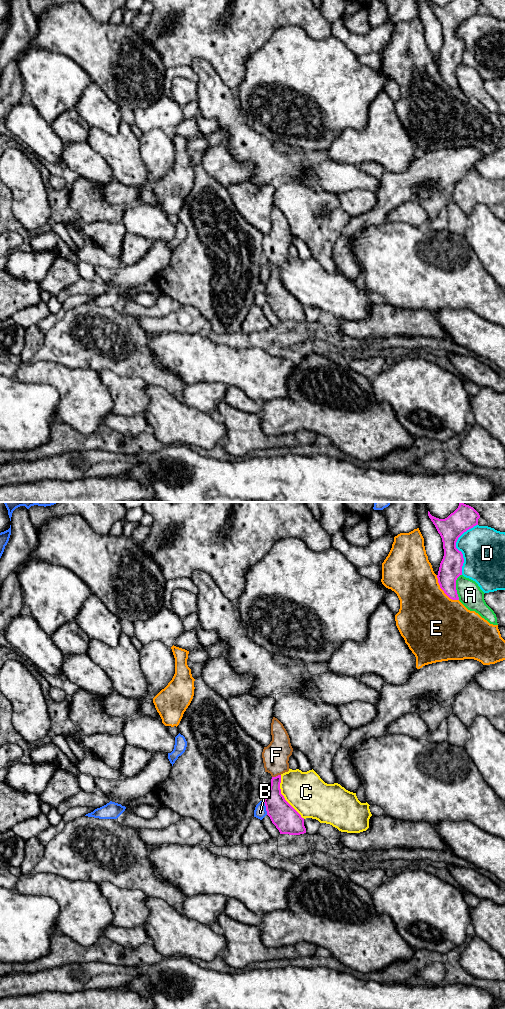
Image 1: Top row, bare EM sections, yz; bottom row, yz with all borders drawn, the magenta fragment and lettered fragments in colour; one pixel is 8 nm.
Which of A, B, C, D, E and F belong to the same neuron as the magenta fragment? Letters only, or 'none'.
F

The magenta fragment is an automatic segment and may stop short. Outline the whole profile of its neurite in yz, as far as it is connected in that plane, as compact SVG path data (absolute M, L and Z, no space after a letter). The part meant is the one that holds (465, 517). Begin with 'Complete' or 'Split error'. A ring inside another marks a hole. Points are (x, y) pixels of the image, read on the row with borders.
Complete. M459 503L458 508L445 519L436 518L432 516L429 511L428 516L435 525L443 542L444 556L440 563L437 575L438 583L440 588L450 599L459 600L456 590L456 580L460 575L462 575L464 558L462 552L456 548L456 542L464 532L478 525L478 519L480 518L480 515L473 507L464 503Z

